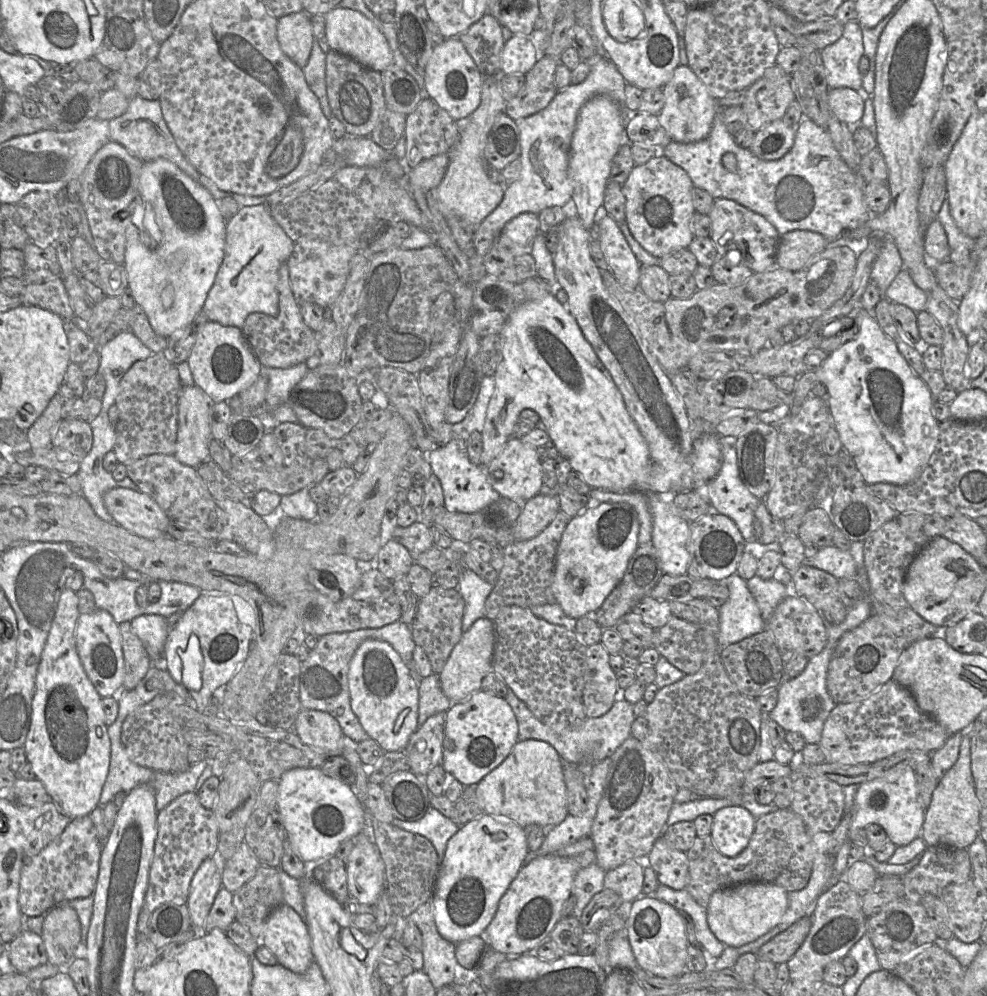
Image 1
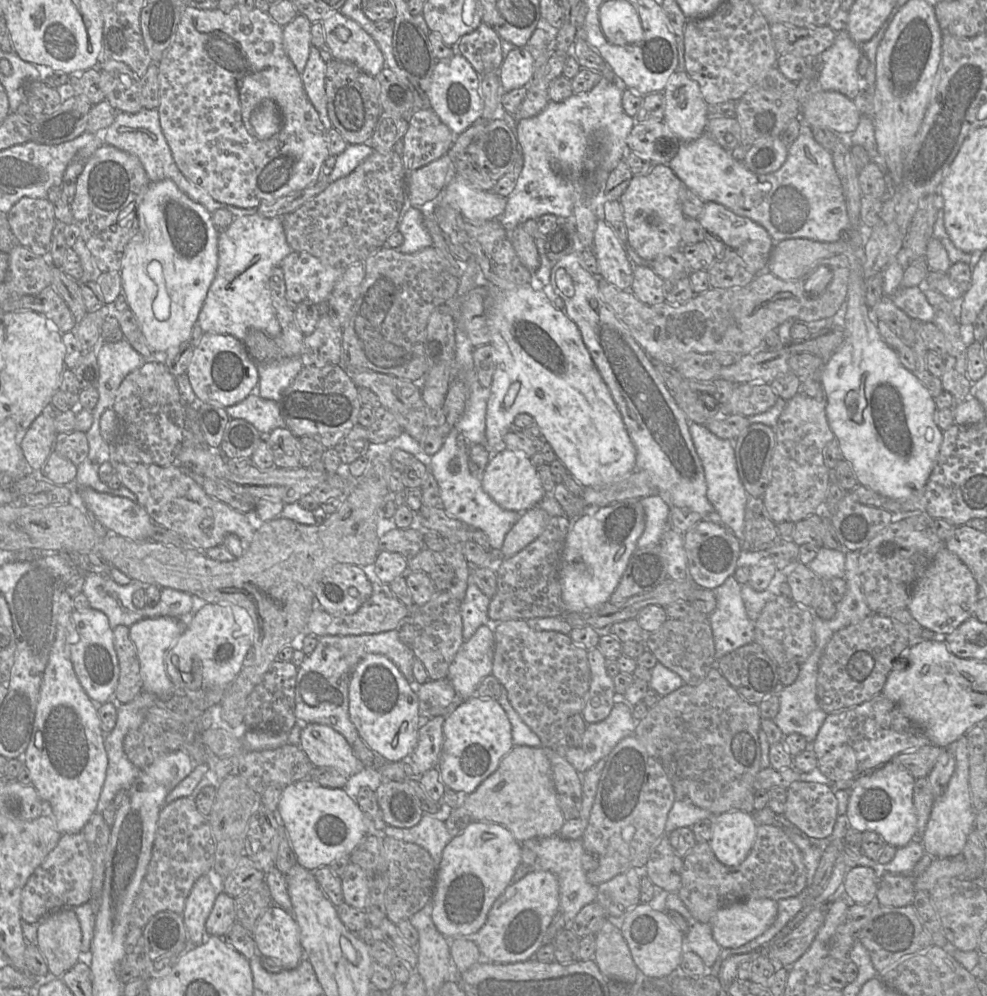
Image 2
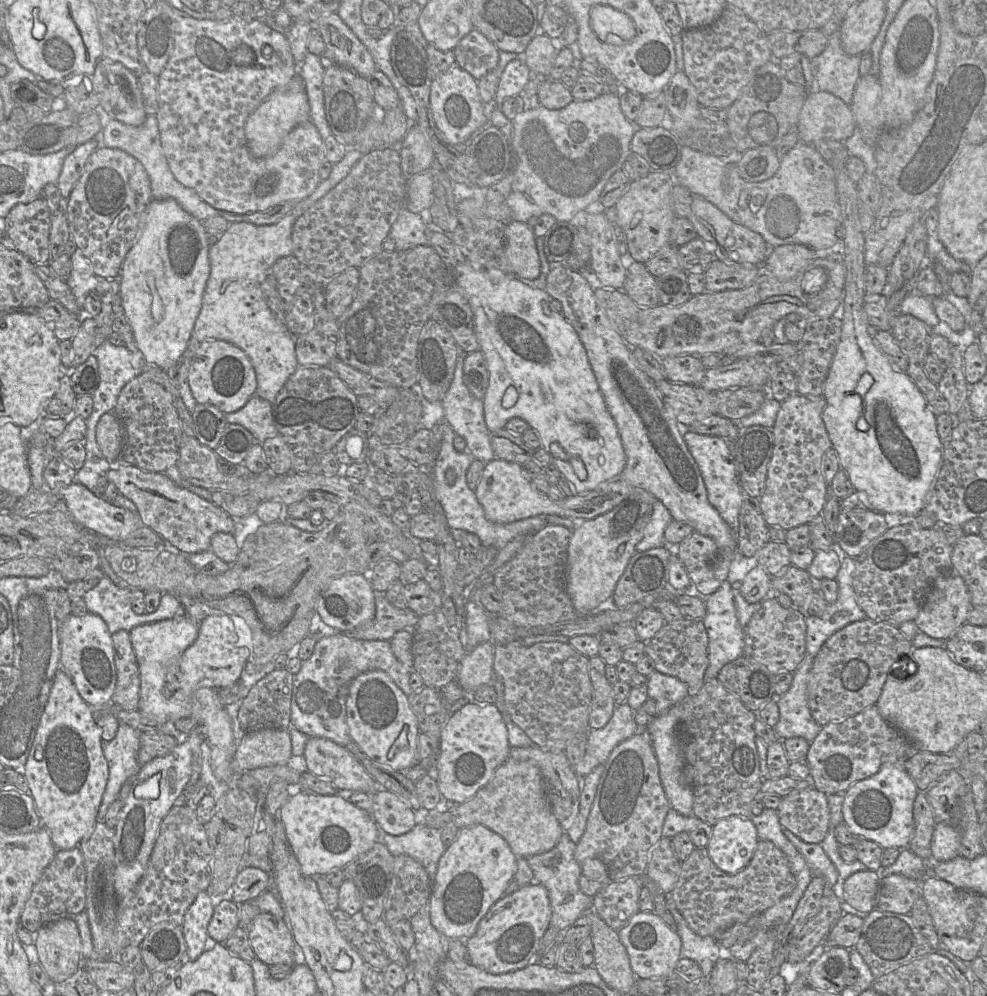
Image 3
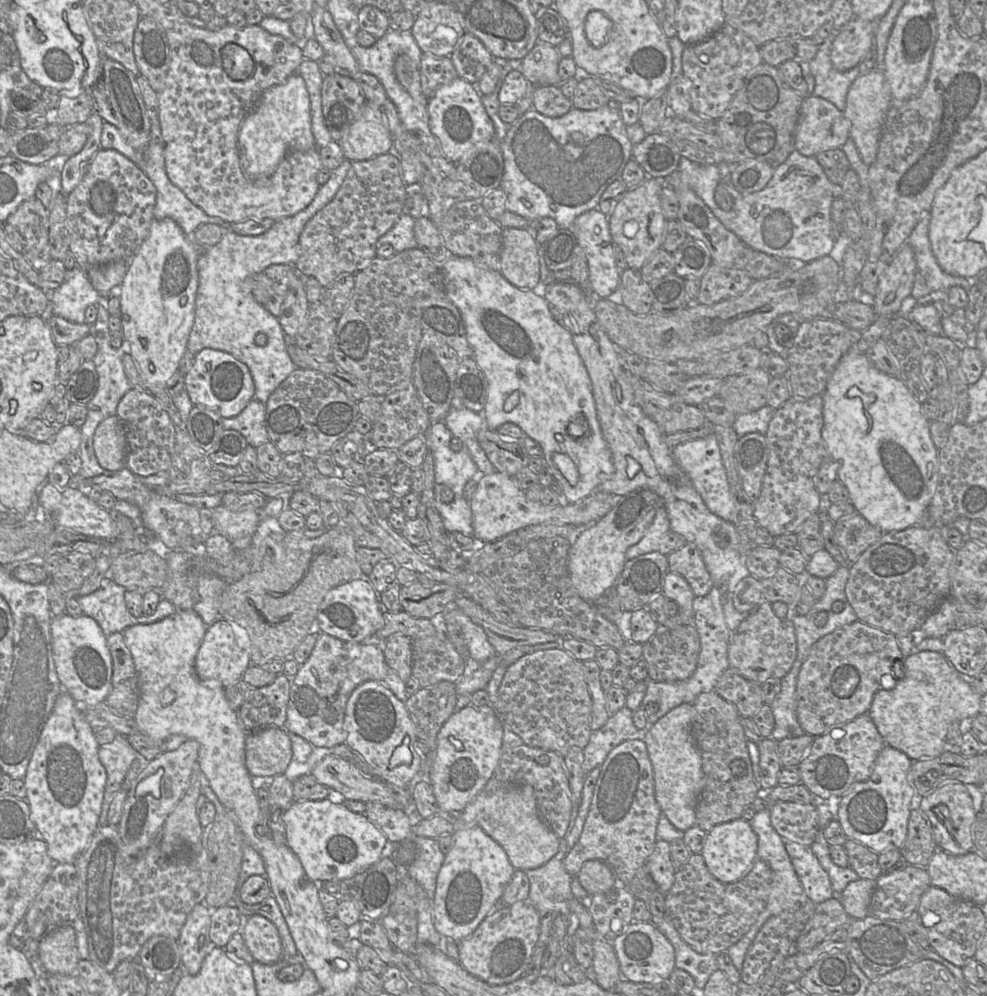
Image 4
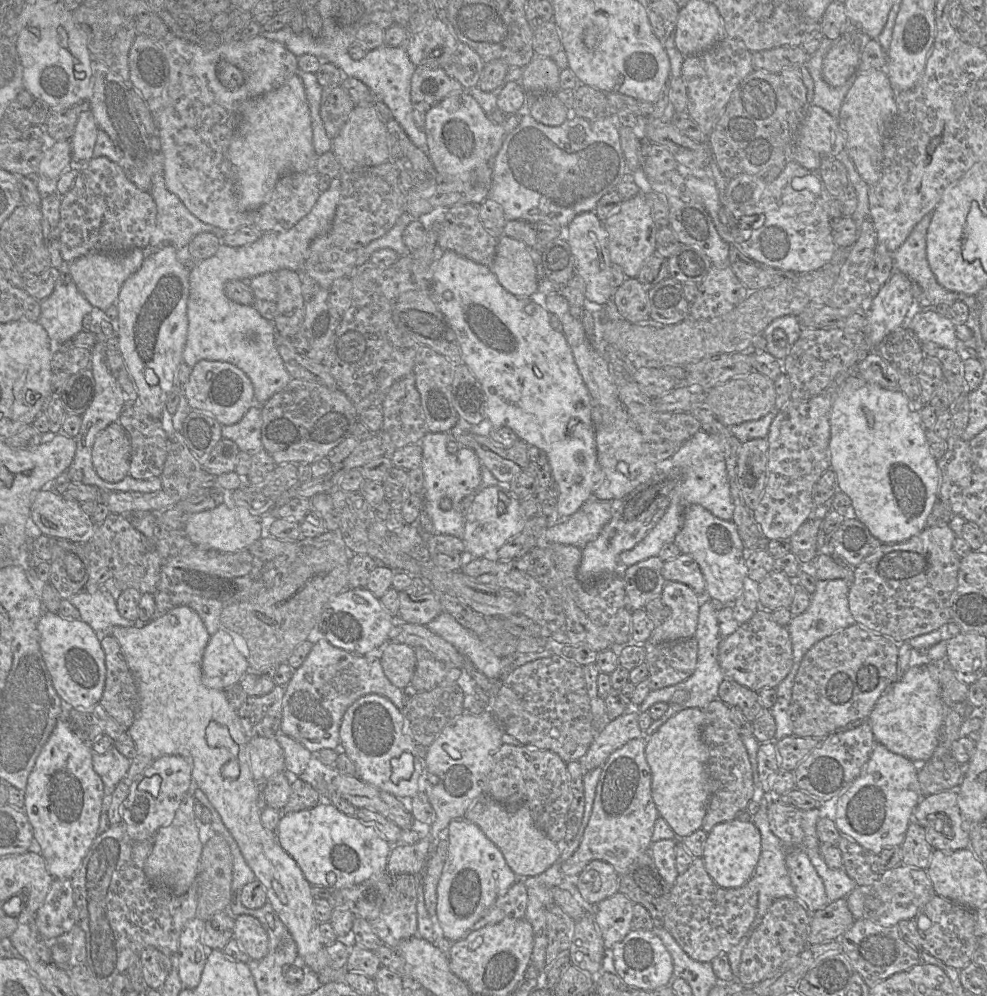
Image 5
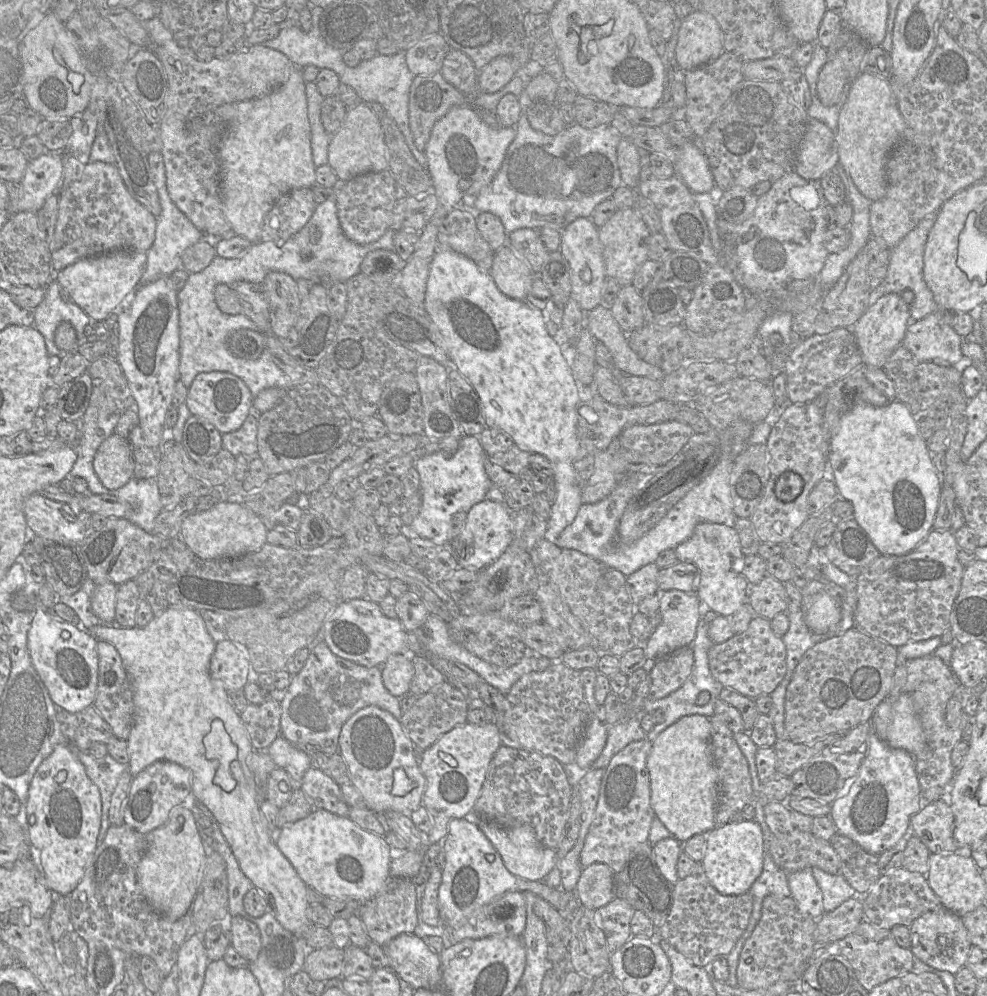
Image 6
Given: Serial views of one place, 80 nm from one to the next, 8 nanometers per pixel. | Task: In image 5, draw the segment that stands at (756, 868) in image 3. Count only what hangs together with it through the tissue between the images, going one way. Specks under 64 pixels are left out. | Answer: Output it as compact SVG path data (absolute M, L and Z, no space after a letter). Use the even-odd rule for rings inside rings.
M702 857L694 858L688 870L679 874L672 886L663 927L690 958L711 963L717 956L728 954L750 929L757 914L758 892L758 884L754 877L738 888L718 886L706 872Z

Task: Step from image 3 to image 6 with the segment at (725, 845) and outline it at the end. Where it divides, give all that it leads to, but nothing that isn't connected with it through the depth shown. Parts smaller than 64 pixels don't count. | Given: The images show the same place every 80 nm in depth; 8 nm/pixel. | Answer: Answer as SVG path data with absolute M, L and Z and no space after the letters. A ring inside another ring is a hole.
M754 820L726 823L707 833L701 862L709 882L722 895L741 895L750 891L762 872L763 860L763 834L760 825Z

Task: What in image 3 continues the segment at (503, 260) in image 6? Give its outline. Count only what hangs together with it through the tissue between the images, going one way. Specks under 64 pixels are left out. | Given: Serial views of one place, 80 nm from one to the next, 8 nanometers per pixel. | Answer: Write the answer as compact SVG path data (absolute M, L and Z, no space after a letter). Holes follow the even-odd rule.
M511 221L506 225L505 253L514 276L521 280L539 277L541 266L536 236L527 223Z

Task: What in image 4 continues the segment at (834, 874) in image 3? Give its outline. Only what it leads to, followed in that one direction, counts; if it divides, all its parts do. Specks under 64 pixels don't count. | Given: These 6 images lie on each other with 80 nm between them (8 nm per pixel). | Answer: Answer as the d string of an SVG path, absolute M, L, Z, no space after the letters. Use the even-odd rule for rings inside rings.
M784 840L784 843L807 898L815 905L818 905L834 897L829 876L811 847L789 840Z

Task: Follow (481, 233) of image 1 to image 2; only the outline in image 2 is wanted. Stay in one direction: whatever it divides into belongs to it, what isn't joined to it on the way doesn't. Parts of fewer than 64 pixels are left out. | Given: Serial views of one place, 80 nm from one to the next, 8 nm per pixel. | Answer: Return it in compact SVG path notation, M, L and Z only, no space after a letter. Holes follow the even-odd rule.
M602 77L590 91L573 93L562 102L550 101L539 114L518 121L503 108L499 108L496 119L504 120L516 133L524 158L523 168L515 188L507 197L505 211L497 219L507 232L511 232L516 226L529 219L537 220L544 214L553 214L557 218L572 216L577 201L580 196L582 197L582 192L585 192L585 181L587 181L589 194L599 197L601 204L605 202L603 192L607 179L619 162L625 159L628 150L627 138L636 123L622 106L624 89L626 88Z

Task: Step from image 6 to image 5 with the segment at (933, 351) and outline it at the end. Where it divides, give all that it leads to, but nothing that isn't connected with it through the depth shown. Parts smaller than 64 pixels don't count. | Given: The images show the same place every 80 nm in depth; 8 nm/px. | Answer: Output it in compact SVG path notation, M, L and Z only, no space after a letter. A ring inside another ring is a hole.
M921 309L905 323L921 342L933 342L941 347L959 350L956 326L947 317L932 309Z

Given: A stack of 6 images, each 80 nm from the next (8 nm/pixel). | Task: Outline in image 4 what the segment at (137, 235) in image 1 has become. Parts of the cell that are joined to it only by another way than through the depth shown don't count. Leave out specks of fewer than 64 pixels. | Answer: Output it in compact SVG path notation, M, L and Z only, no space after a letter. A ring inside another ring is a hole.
M171 218L154 219L147 238L130 259L130 264L119 290L123 334L129 354L134 359L144 387L154 395L155 386L166 387L178 370L187 350L187 342L194 323L195 298L198 289L198 259L200 253L191 237Z

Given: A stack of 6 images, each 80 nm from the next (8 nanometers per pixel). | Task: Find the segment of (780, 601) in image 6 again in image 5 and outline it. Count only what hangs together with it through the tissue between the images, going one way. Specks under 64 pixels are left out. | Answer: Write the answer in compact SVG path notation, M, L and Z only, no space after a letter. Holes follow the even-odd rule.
M772 571L757 585L760 609L765 609L772 613L779 608L789 609L793 599L793 588L793 581L784 573Z

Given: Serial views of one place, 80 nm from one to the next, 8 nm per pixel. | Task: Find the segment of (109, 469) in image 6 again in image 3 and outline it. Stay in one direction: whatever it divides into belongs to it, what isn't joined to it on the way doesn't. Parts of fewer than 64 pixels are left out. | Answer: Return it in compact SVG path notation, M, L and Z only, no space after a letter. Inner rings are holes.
M113 412L100 417L96 427L96 442L109 462L120 459L124 449L124 430Z

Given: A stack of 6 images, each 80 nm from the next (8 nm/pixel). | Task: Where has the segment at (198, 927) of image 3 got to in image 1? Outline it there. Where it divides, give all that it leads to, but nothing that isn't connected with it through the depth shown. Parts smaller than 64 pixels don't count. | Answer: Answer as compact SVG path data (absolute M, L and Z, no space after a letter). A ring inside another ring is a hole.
M213 857L205 859L192 878L187 900L193 927L204 927L216 895L222 887L222 873Z

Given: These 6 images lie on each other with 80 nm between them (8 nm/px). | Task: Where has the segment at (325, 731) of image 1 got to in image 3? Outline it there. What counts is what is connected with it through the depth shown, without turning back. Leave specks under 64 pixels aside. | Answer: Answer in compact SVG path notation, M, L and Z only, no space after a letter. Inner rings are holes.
M309 737L304 757L311 773L337 789L368 794L384 789L344 746L330 739Z

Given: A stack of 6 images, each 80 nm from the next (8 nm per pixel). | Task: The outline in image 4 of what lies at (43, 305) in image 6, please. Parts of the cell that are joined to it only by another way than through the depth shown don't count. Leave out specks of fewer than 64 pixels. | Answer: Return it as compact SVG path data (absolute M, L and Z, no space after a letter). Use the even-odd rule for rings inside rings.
M76 265L68 270L64 281L49 294L49 305L46 316L56 315L68 321L85 323L85 310L90 305L107 305L107 298L101 296L92 286L87 273Z

